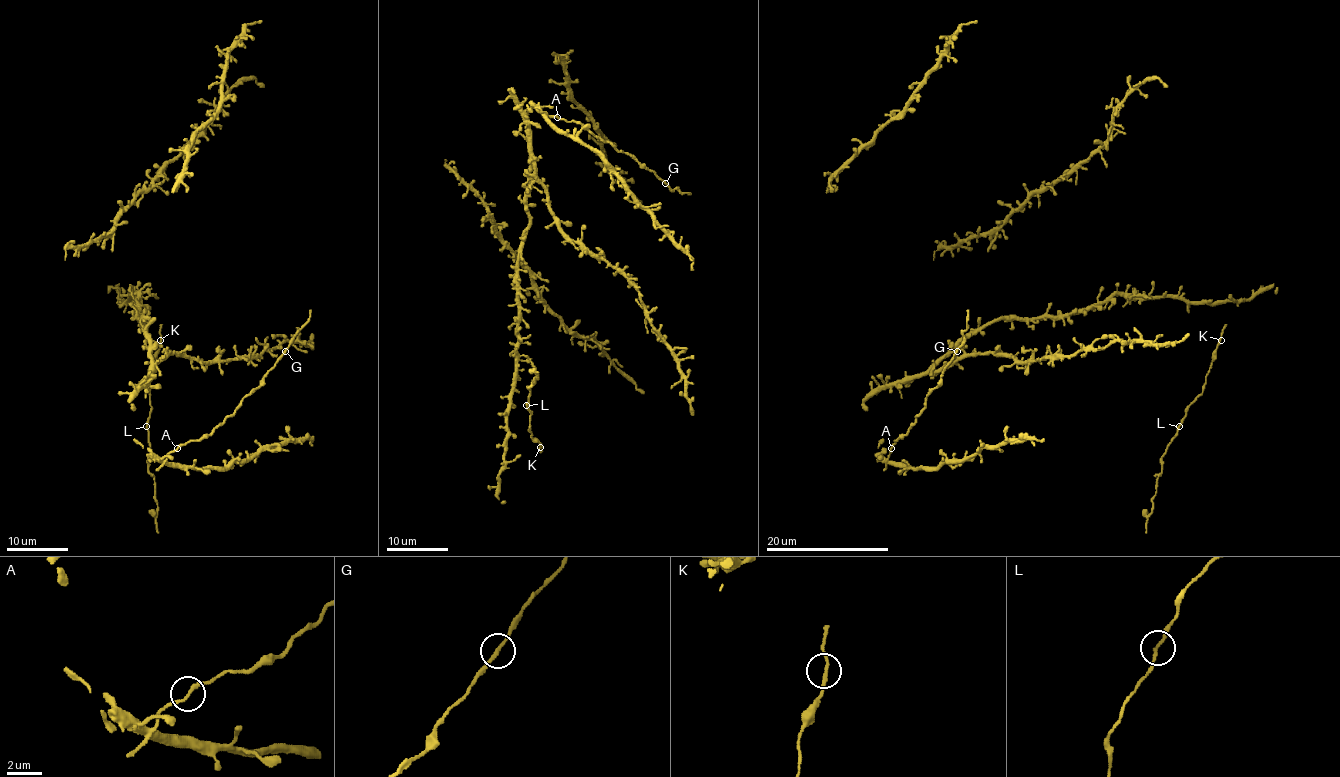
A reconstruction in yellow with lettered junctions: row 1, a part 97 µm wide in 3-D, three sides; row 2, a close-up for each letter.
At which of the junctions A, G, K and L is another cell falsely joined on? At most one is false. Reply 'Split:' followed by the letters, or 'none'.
Split: none

